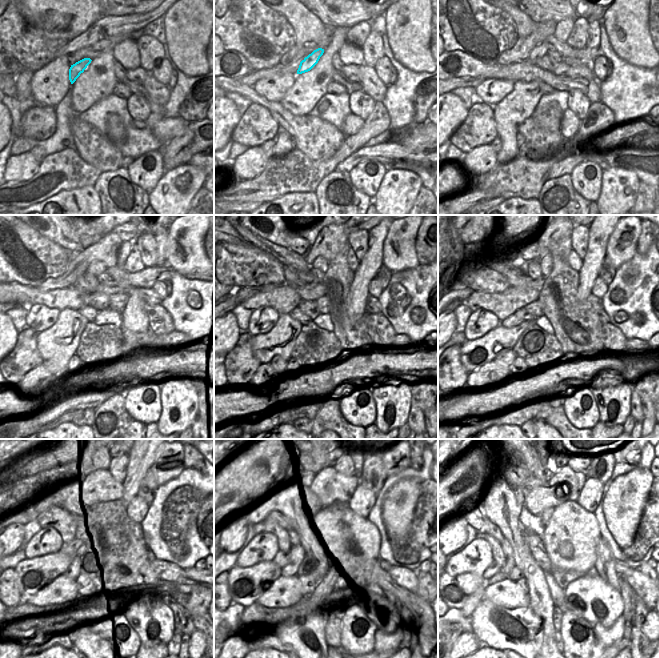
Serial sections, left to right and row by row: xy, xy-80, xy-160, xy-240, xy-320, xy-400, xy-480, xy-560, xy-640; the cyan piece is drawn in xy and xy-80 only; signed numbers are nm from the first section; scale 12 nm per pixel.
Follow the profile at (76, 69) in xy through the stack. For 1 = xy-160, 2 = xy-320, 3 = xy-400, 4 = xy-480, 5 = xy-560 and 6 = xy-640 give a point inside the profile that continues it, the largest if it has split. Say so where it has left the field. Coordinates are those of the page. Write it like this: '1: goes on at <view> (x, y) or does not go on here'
1: goes on at xy-160 (541, 50)
2: goes on at xy-320 (321, 263)
3: goes on at xy-400 (546, 263)
4: goes on at xy-480 (100, 486)
5: goes on at xy-560 (327, 486)
6: goes on at xy-640 (566, 484)

